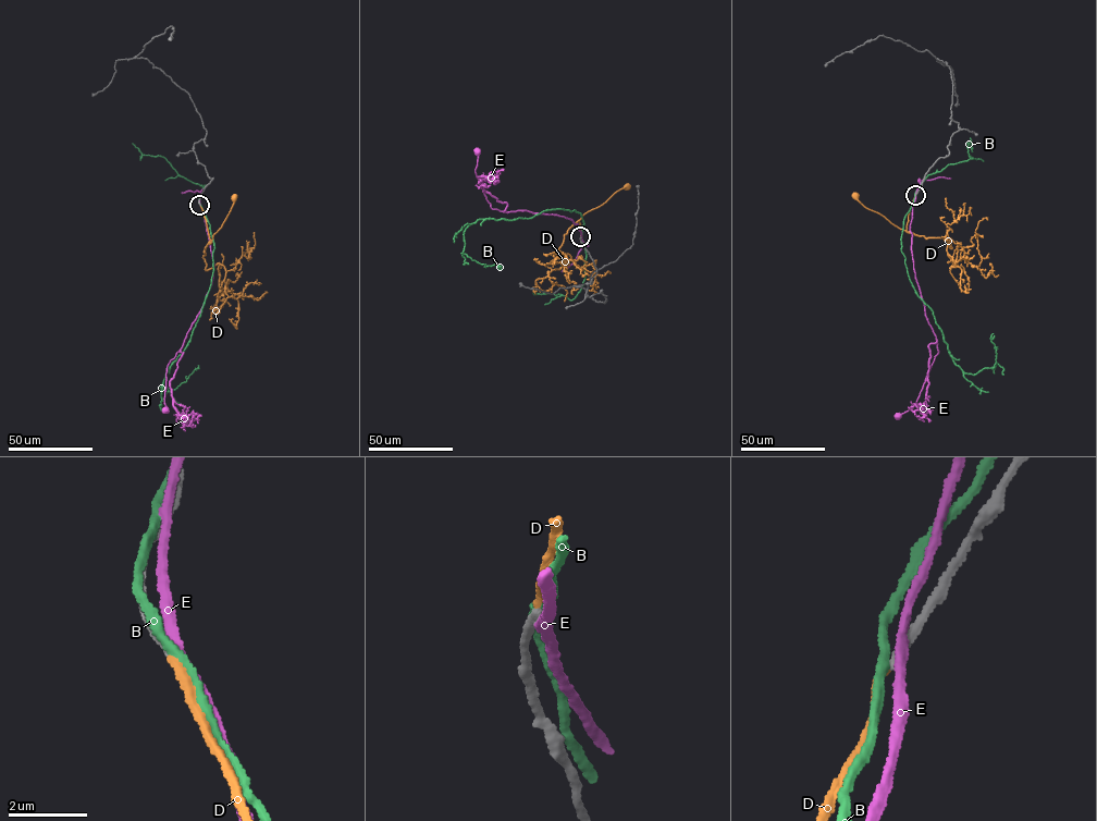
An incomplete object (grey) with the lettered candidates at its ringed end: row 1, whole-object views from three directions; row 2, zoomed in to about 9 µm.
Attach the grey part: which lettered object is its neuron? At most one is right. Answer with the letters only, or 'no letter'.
D

